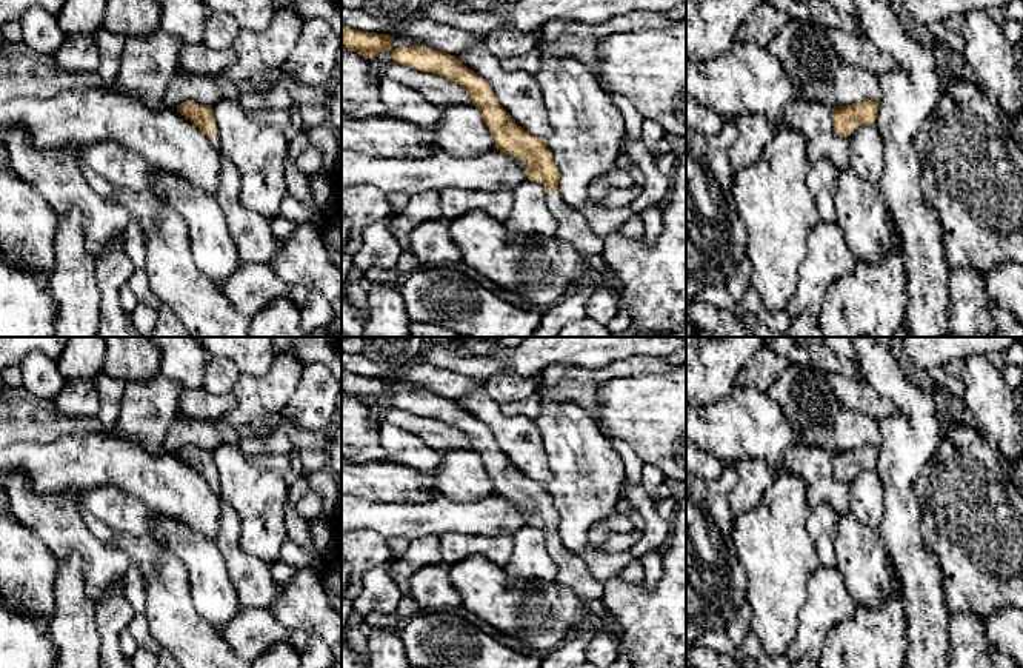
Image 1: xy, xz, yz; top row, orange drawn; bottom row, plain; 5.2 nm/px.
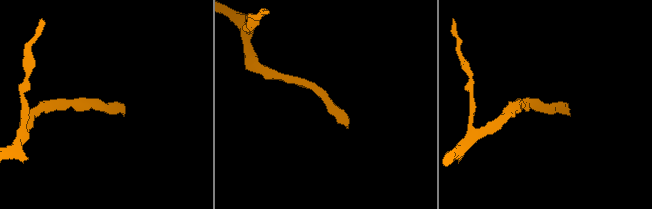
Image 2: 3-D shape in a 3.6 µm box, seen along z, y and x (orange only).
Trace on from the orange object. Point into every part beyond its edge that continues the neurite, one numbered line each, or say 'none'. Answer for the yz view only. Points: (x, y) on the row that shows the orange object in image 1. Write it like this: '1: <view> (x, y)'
none

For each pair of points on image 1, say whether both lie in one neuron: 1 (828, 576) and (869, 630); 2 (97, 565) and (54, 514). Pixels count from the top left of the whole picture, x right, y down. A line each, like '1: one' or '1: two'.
1: two
2: one

